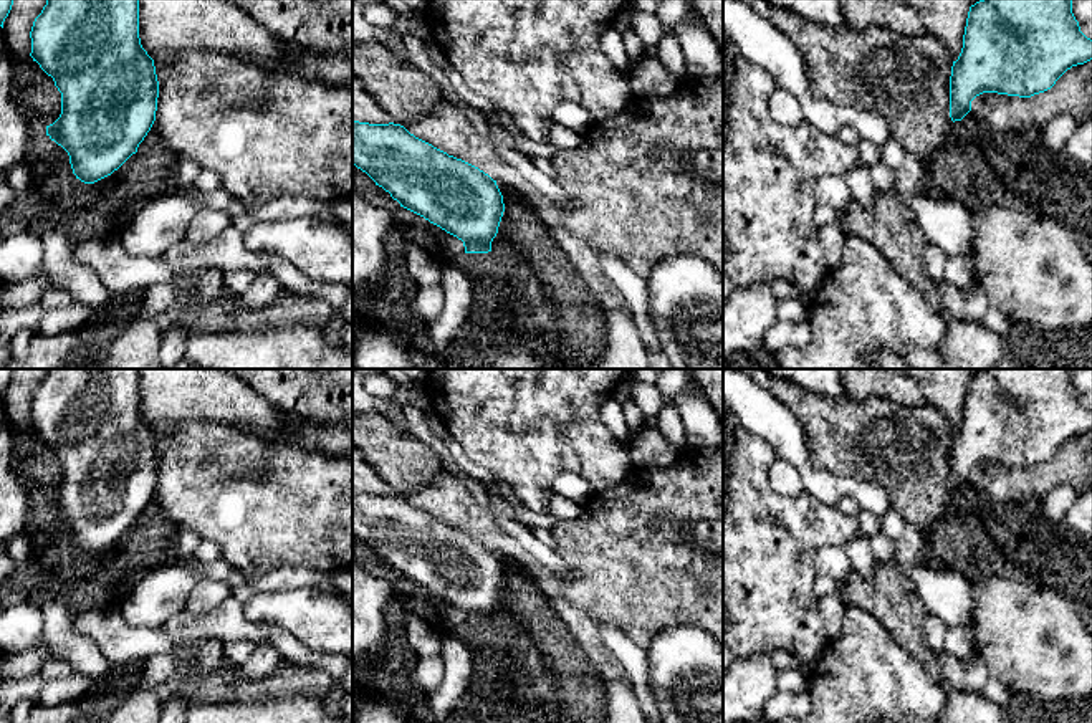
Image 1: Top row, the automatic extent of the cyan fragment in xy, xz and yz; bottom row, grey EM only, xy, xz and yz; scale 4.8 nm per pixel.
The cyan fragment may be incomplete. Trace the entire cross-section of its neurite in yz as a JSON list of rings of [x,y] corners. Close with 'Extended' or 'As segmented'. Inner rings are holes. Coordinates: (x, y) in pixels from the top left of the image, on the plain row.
[[[983,369],[970,377],[963,419],[951,437],[950,488],[961,491],[971,481],[971,472],[983,463],[1031,468],[1051,460],[1072,437],[1092,430],[1092,410],[1087,409],[1072,384],[1072,369]]]. As segmented

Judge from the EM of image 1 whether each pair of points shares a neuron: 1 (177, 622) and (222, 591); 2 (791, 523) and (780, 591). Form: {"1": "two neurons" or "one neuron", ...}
{"1": "two neurons", "2": "one neuron"}

